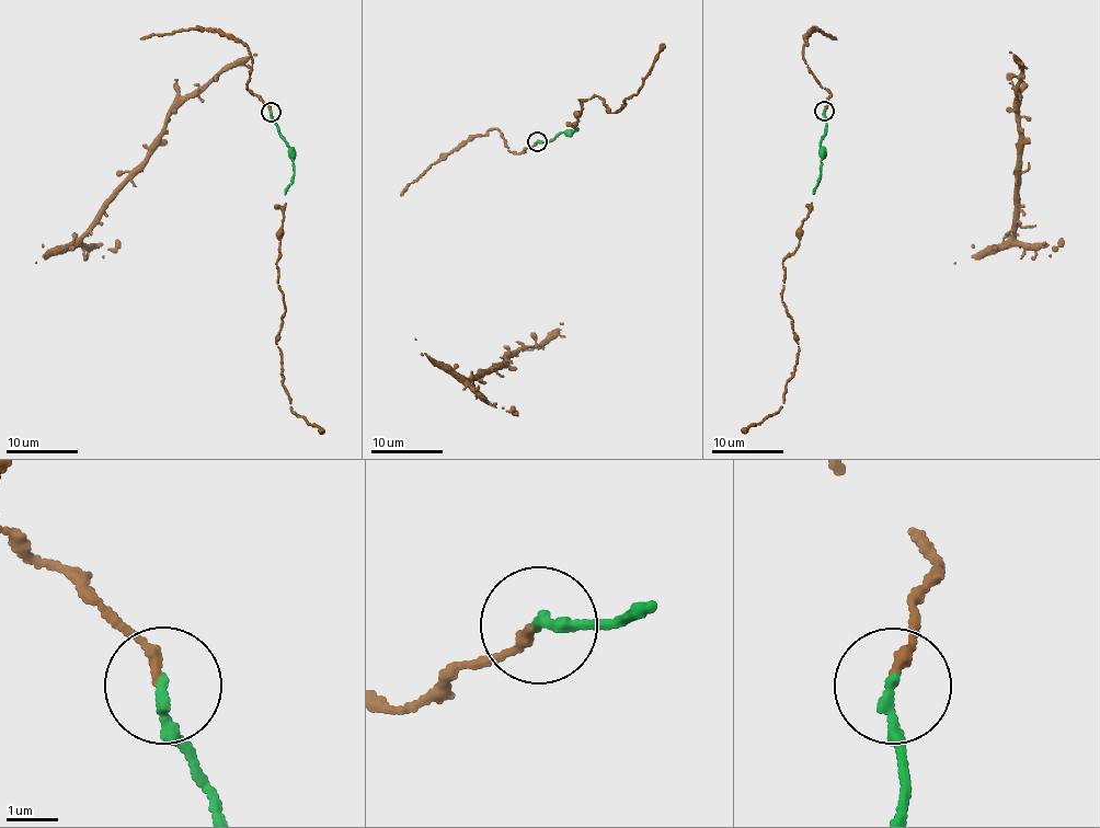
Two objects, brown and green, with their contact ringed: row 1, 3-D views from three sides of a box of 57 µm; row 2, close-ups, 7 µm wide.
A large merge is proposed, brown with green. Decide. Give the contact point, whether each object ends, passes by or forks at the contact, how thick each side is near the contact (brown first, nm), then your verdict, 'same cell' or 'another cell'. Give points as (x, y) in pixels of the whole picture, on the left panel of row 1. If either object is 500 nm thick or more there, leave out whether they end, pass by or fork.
at (271, 112); brown ends there; green ends there; 190 nm thick on the brown side, 200 nm on the other; same cell

